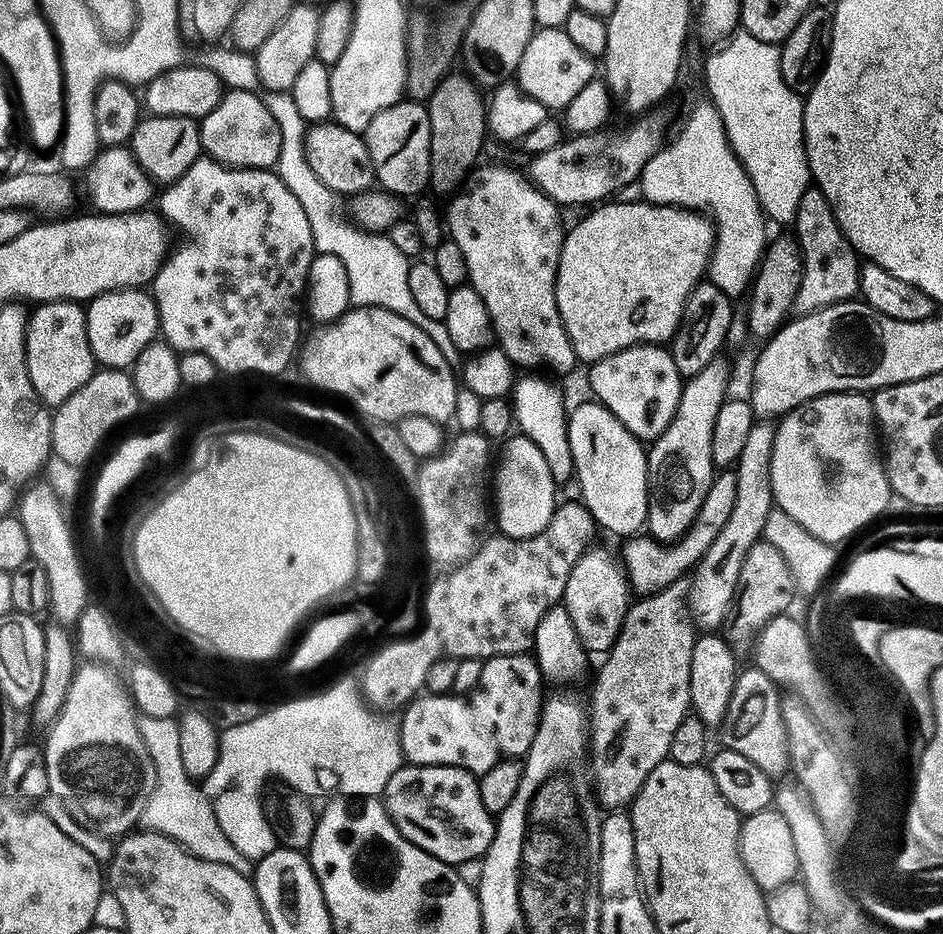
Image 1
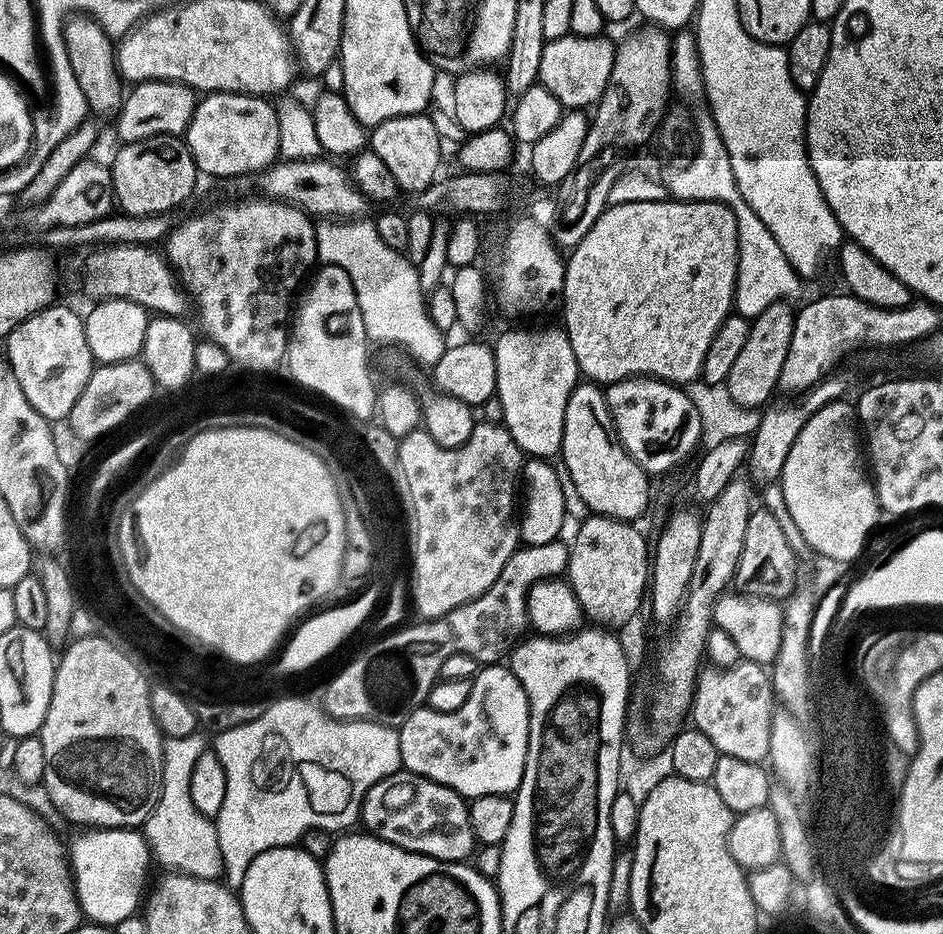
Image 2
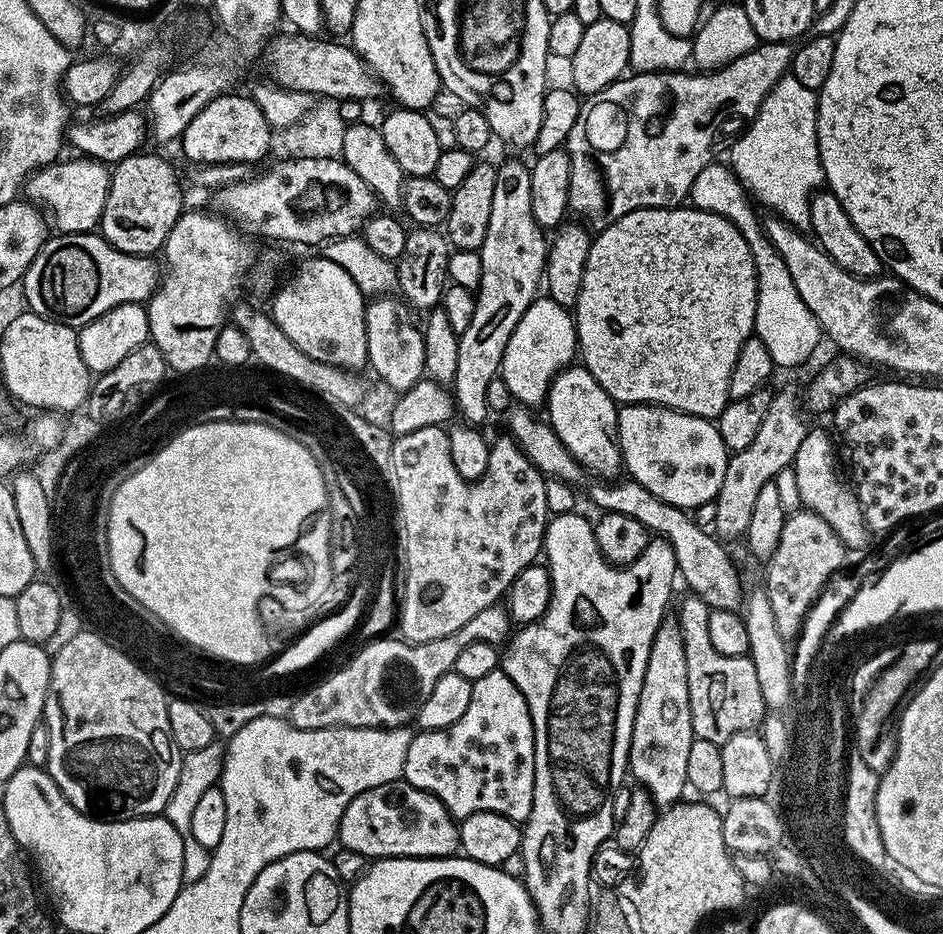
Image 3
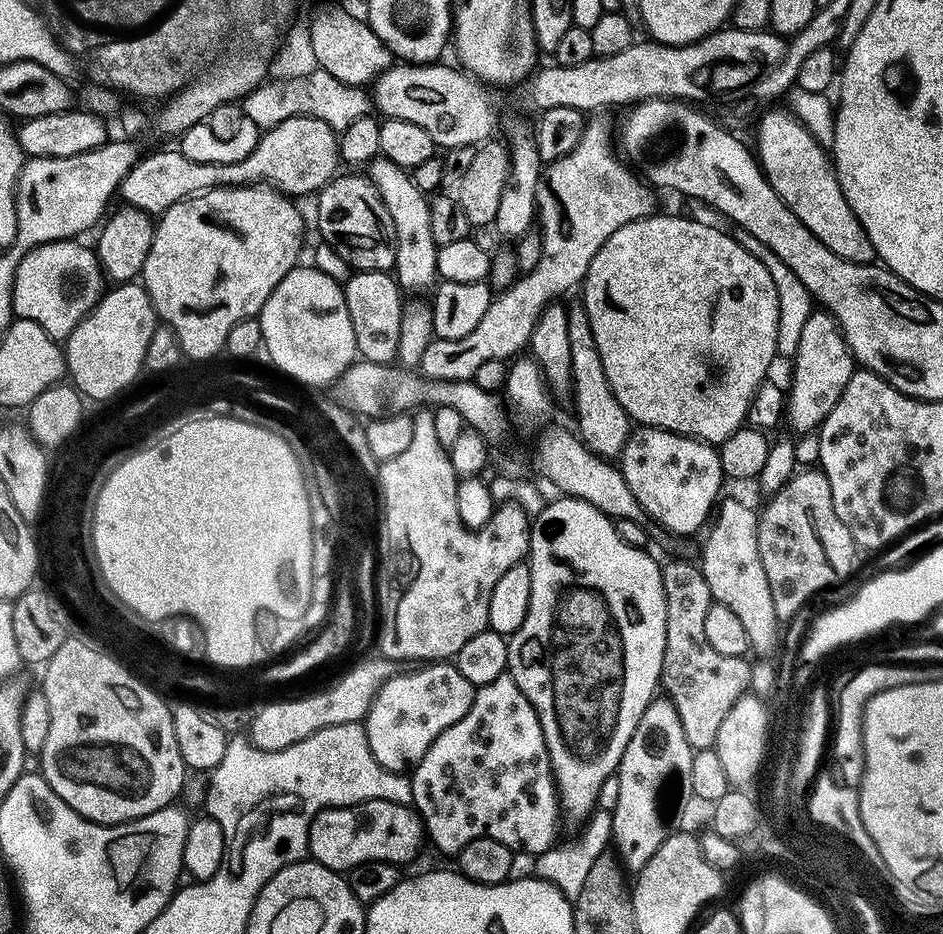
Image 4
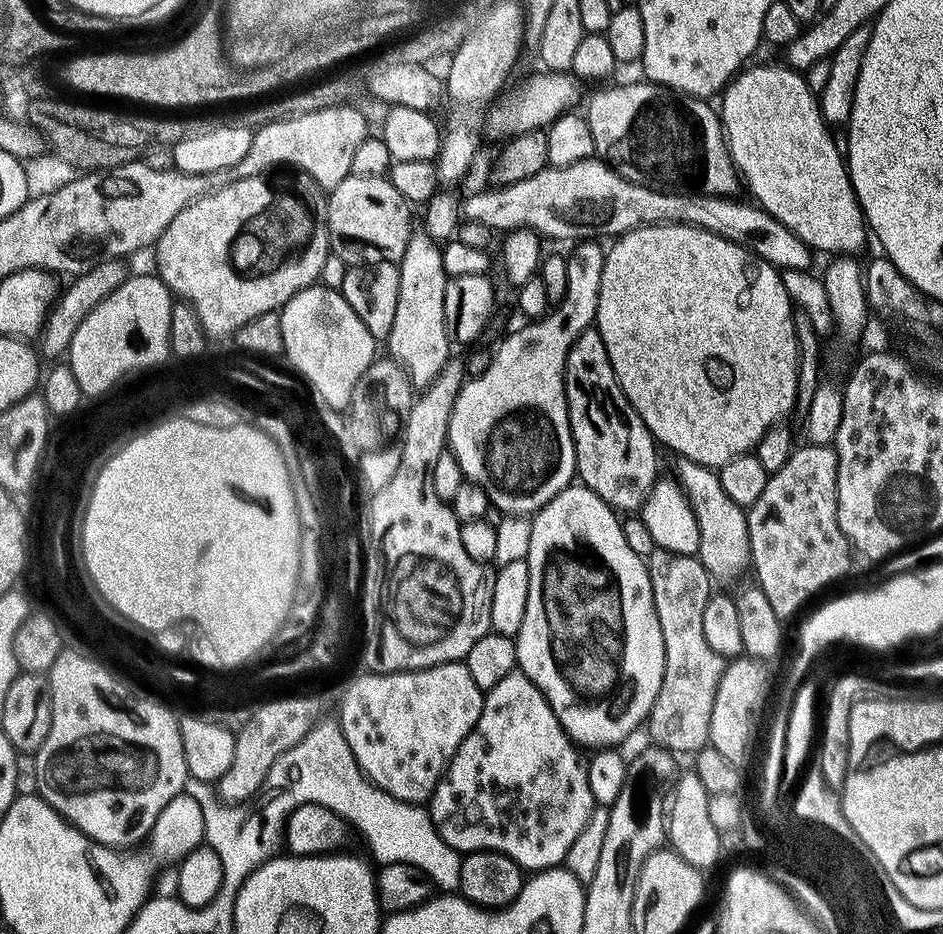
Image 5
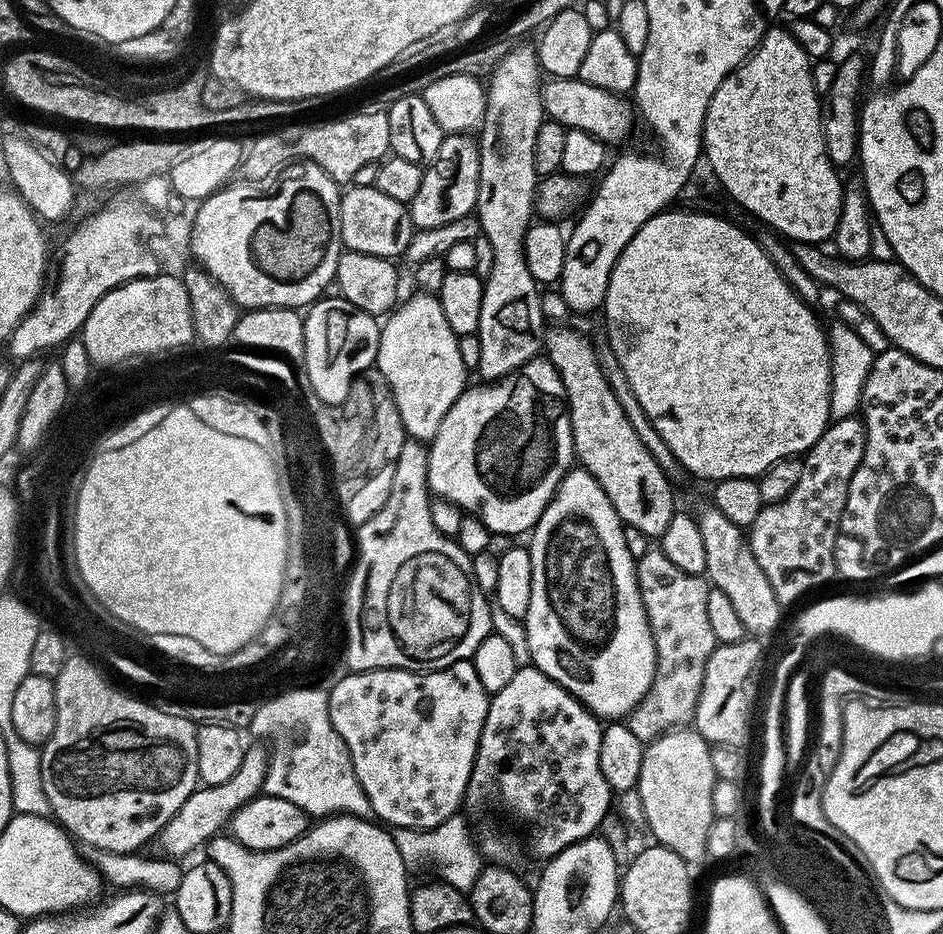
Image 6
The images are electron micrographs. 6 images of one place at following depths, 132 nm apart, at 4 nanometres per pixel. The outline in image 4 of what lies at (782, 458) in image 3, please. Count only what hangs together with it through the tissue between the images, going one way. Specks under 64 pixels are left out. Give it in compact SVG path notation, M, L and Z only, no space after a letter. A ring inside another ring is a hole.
M813 310L808 315L791 364L792 389L789 387L786 392L786 424L789 424L796 434L811 433L819 429L826 414L834 410L834 402L842 398L846 382L850 382L853 372L858 368L856 361L852 359L852 352L846 346L843 334L840 333L840 327L828 311Z

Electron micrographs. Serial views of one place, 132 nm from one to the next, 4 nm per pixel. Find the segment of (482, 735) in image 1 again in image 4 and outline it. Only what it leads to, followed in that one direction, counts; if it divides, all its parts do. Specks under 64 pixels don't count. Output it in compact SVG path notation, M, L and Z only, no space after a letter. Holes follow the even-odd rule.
M507 674L499 676L494 678L494 682L475 689L472 705L468 713L458 722L454 722L454 726L450 726L445 732L438 734L438 738L426 750L426 754L421 760L415 761L414 767L410 772L410 779L412 782L411 803L416 811L419 812L420 819L424 822L424 831L427 839L440 852L458 854L470 842L474 842L483 836L489 836L505 844L507 848L512 849L513 853L529 852L530 857L536 858L540 852L546 851L557 843L556 827L560 824L560 816L562 820L562 805L556 790L556 780L552 776L550 758L546 750L546 738L542 734L542 726L538 722L538 714L534 710L534 706L530 706L526 694L522 694L522 690L518 690L518 686L512 676Z

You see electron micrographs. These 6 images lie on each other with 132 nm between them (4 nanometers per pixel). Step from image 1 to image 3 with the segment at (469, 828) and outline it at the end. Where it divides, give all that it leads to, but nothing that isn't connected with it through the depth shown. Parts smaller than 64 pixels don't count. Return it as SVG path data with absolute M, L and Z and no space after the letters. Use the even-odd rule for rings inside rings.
M400 782L395 786L371 788L355 796L340 819L338 840L345 849L369 861L390 860L394 856L426 860L457 855L460 829L437 796Z

